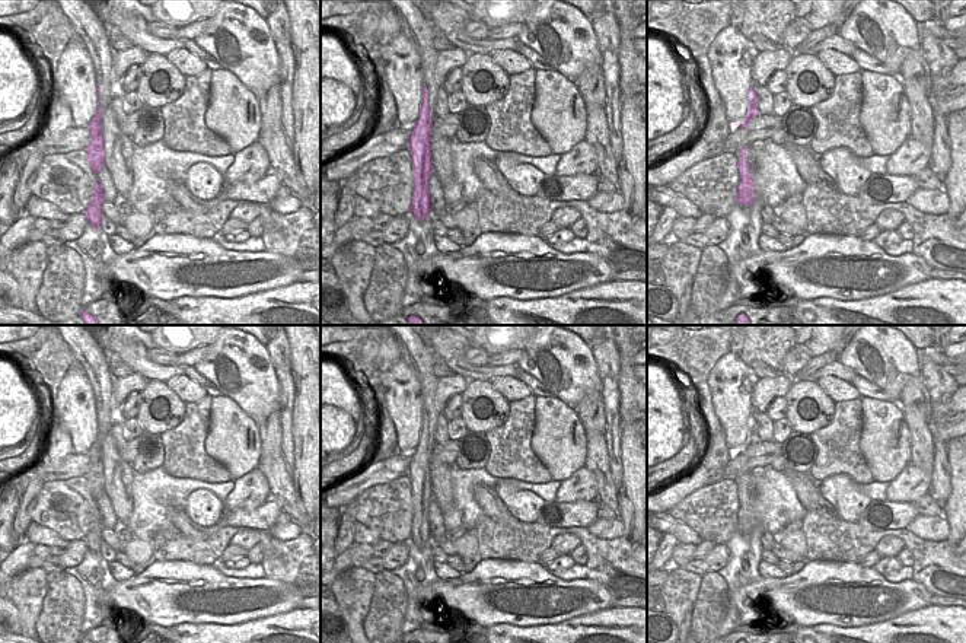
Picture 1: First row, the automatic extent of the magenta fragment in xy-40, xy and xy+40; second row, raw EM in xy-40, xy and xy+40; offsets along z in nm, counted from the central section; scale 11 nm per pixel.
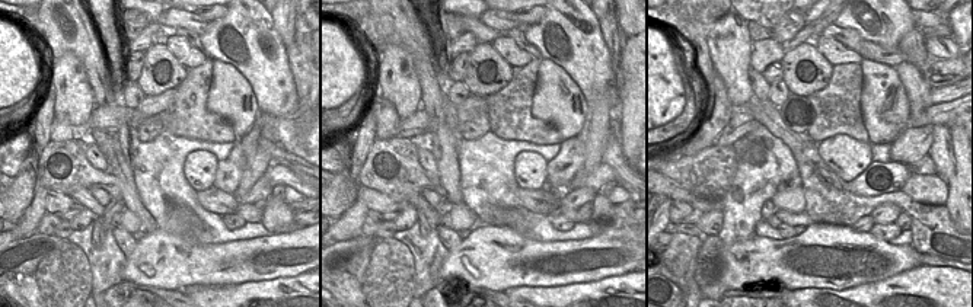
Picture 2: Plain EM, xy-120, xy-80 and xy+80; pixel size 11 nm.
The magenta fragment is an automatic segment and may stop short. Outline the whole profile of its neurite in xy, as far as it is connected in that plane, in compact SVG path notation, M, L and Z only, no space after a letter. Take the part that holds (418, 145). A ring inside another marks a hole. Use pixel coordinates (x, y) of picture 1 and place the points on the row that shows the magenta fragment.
M424 86L420 115L411 127L412 131L408 141L414 179L411 213L415 220L424 222L430 213L428 178L433 174L430 133L434 128L431 121L431 109L428 108L428 89Z

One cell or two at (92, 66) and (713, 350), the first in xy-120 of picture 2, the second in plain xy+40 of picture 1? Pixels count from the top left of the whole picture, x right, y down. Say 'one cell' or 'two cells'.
one cell

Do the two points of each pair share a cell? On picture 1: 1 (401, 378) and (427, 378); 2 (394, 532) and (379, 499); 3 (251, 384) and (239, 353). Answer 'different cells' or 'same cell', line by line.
1: different cells
2: same cell
3: same cell

